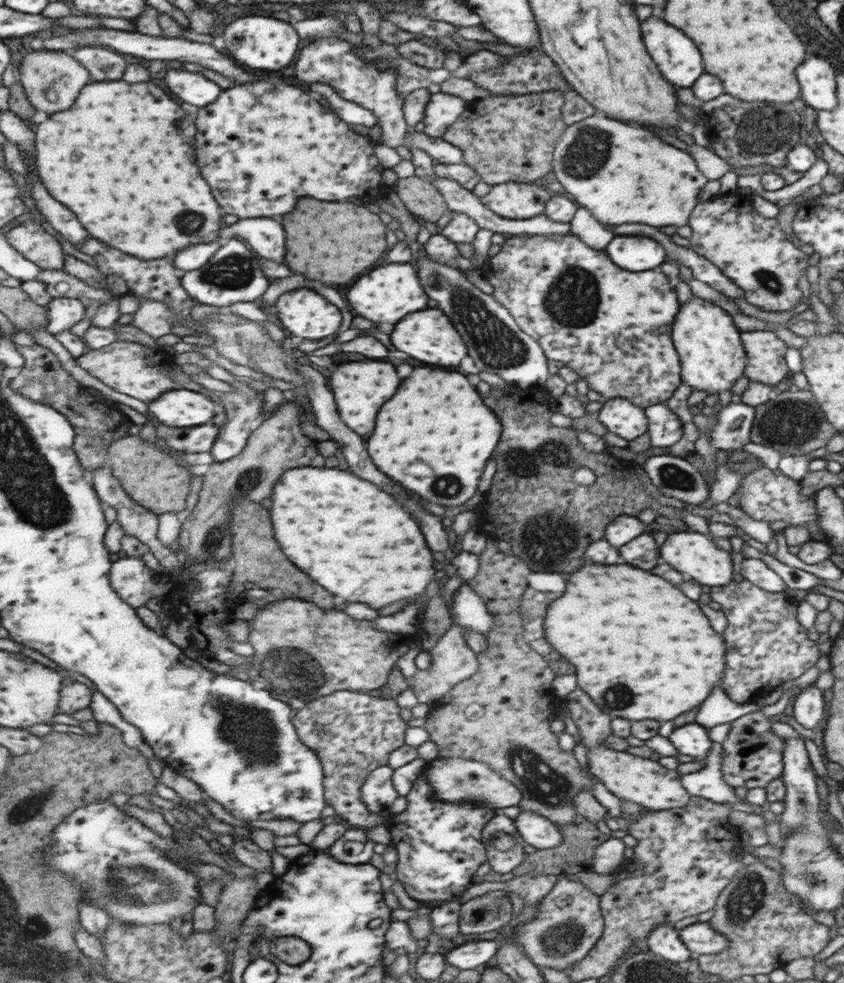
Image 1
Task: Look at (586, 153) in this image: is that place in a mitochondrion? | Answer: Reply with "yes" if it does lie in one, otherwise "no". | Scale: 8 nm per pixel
yes

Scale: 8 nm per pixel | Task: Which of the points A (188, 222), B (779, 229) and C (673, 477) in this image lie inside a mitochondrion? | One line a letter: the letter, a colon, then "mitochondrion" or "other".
A: mitochondrion
B: other
C: mitochondrion

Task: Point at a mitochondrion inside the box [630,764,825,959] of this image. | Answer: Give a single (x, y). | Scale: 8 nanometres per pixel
(746, 900)

